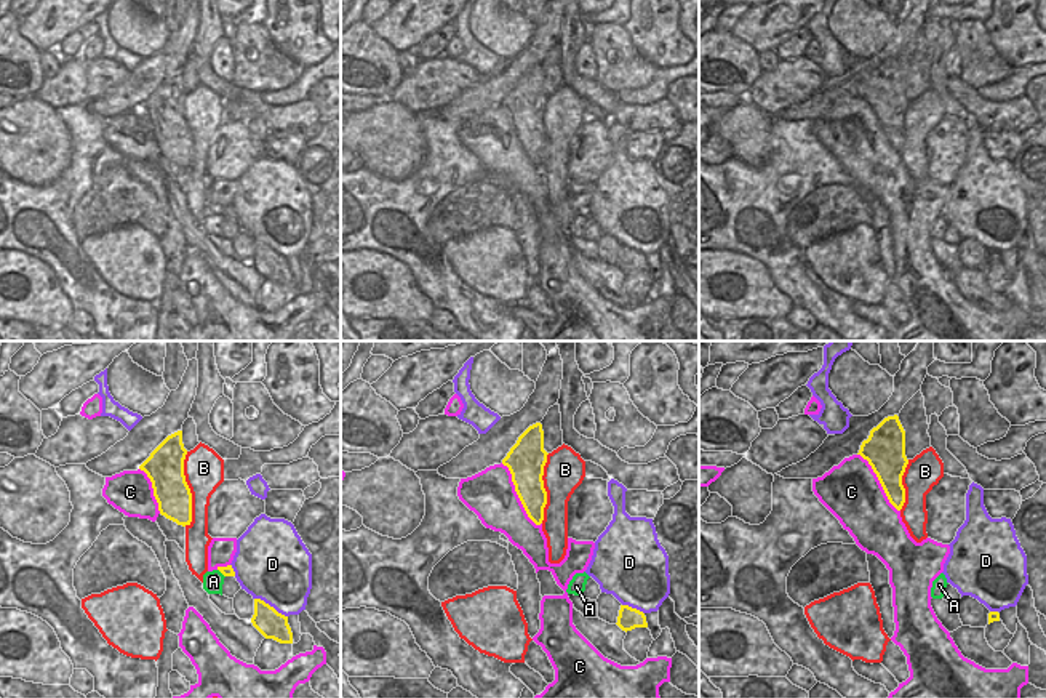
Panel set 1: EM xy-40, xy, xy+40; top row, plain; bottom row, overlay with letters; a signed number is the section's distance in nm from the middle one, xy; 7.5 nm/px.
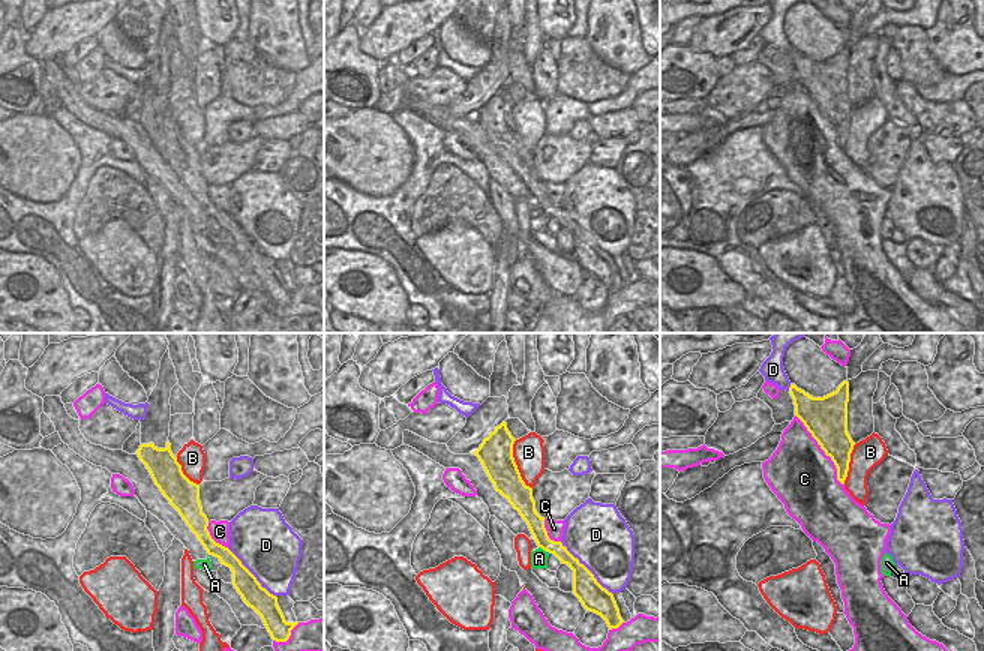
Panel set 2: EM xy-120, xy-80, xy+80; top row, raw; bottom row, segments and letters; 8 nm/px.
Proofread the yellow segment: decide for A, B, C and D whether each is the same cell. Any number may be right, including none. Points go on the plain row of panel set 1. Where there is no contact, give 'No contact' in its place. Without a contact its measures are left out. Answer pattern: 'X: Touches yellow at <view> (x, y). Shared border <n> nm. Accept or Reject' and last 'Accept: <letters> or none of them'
A: Touches yellow at xy-40 (221, 213). Shared border 90 nm. Reject
B: Touches yellow at xy-40 (189, 130). Shared border 550 nm. Reject
C: Touches yellow at xy (517, 135). Shared border 550 nm. Reject
D: Touches yellow at xy-40 (269, 247). Shared border 300 nm. Reject
Accept: none of them

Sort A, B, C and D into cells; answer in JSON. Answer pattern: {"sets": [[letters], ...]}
{"sets": [["A"], ["B"], ["C"], ["D"]]}

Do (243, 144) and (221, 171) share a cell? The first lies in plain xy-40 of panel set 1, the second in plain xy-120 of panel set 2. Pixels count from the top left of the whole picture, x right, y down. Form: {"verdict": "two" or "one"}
{"verdict": "one"}

